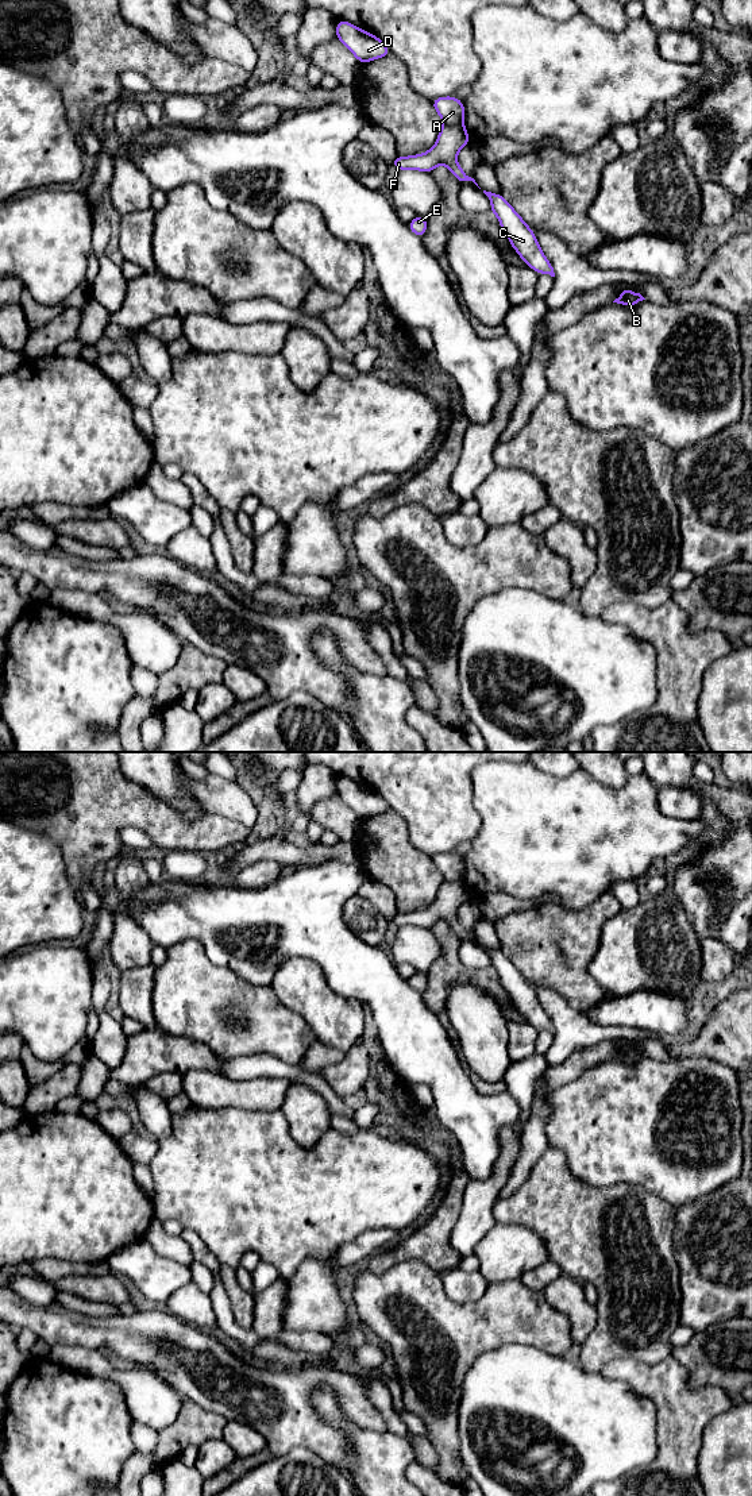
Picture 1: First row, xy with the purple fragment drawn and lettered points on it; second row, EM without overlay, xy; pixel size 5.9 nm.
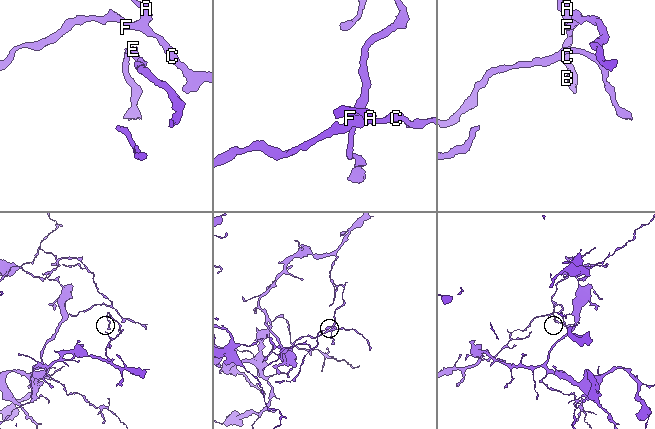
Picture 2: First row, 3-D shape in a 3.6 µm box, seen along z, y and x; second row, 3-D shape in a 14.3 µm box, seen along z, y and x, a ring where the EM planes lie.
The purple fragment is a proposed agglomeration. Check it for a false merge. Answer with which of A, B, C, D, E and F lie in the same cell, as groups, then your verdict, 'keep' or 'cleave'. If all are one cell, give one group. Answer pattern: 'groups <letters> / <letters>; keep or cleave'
groups A D / B C E F; cleave

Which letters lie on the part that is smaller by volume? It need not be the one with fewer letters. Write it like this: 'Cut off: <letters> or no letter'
Cut off: A, D

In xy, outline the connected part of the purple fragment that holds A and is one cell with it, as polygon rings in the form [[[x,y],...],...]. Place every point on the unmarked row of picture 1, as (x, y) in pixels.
[[[454,852],[437,853],[432,856],[432,861],[444,880],[458,882],[464,878],[463,857]]]

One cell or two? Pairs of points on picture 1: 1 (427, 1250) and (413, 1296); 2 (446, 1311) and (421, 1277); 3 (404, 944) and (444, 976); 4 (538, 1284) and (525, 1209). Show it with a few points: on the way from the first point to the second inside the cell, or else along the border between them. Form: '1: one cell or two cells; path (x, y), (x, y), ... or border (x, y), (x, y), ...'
1: two cells; border (392, 1267), (407, 1260), (421, 1260), (440, 1275)
2: one cell; path (438, 1303), (421, 1286)
3: two cells; border (434, 934), (442, 955), (425, 972)
4: two cells; border (548, 1260), (562, 1272)

